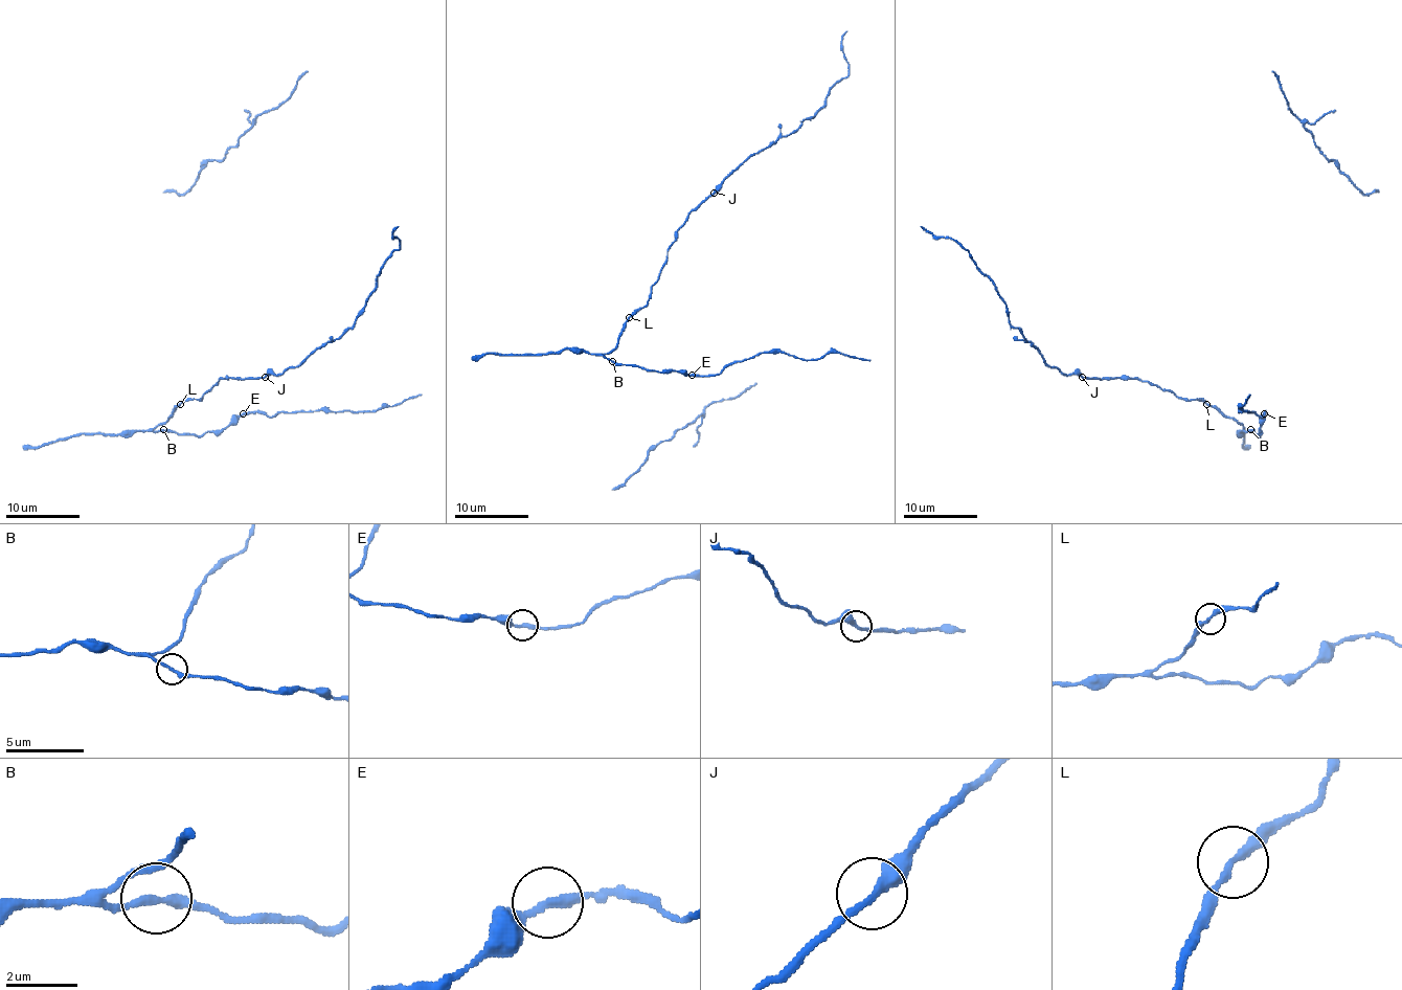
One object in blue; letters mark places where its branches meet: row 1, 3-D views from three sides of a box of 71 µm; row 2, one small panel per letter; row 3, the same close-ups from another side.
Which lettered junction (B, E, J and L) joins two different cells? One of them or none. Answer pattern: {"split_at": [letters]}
{"split_at": []}

